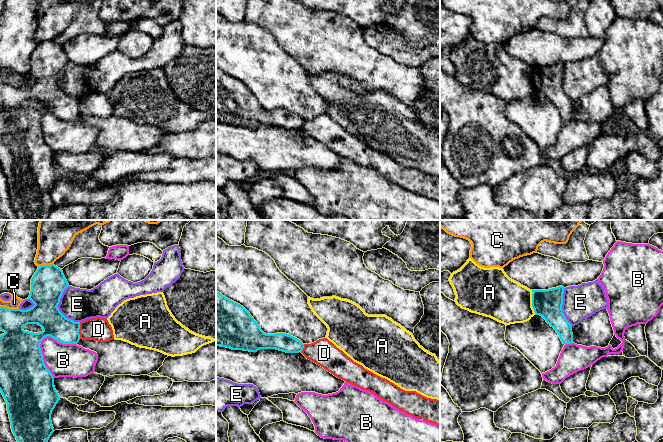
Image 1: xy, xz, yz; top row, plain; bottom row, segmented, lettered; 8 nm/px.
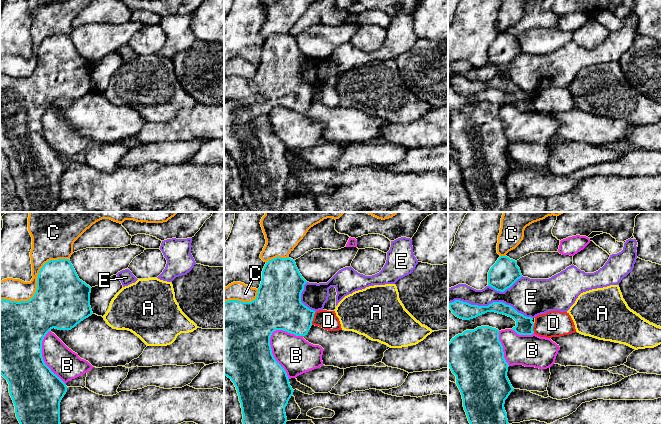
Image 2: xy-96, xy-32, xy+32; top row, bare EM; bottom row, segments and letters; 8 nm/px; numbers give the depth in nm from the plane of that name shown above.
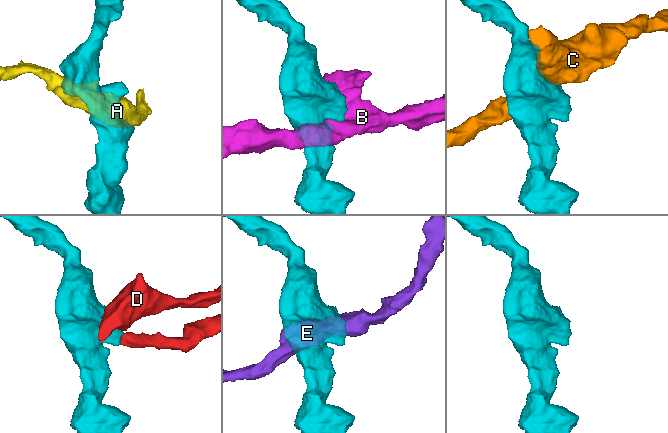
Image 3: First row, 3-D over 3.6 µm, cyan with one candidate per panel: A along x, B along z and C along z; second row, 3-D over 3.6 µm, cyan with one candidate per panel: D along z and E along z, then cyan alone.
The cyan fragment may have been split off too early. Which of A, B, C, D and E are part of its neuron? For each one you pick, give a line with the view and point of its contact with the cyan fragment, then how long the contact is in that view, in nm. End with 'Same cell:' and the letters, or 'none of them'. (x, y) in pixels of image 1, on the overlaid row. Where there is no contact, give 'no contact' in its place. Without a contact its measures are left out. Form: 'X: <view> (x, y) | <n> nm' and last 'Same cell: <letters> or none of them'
Same cell: none of them

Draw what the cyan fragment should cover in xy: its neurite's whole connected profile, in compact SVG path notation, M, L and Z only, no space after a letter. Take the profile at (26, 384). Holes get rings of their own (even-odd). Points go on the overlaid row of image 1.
M54 264L42 265L38 267L31 279L31 291L28 299L35 305L27 310L0 307L0 330L4 332L0 335L0 391L7 403L11 429L17 442L48 442L54 432L51 414L61 397L55 389L53 375L44 364L40 344L47 336L63 344L77 344L80 340L80 322L66 318L57 307L68 286L62 269ZM28 324L38 324L43 331L39 333L24 331L23 327Z

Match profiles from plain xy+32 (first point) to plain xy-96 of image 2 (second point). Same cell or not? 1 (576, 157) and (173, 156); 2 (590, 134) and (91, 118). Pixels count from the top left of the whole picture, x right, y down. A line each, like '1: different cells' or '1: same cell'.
1: same cell
2: same cell

